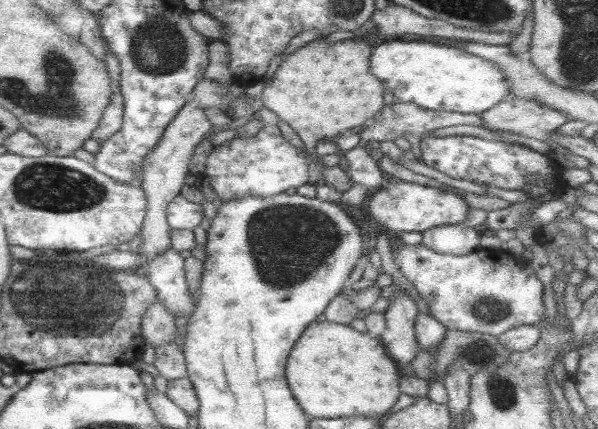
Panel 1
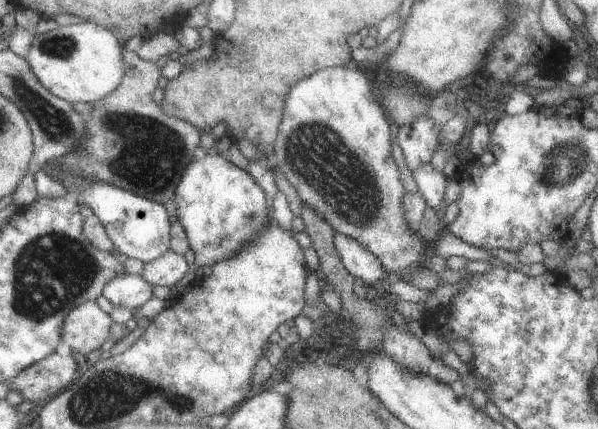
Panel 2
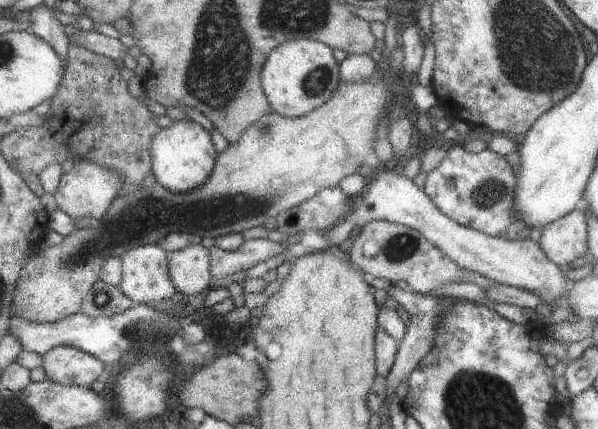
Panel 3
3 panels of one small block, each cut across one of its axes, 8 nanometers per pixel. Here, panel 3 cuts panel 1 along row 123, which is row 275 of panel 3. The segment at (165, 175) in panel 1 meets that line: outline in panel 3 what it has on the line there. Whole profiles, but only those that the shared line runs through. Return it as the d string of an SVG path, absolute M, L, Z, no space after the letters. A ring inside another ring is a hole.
M189 245L175 250L167 260L167 272L173 288L182 294L197 294L208 286L209 250Z

